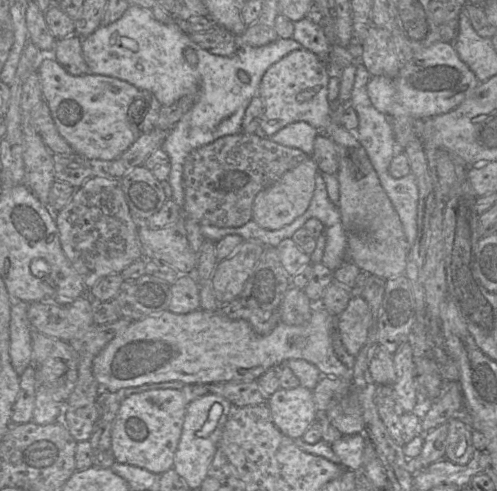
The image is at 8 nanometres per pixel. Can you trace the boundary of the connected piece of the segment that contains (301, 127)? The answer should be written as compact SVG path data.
M298 121L287 124L272 135L266 134L260 127L254 133L260 138L283 146L298 148L311 157L314 150L314 139L319 131L307 122Z

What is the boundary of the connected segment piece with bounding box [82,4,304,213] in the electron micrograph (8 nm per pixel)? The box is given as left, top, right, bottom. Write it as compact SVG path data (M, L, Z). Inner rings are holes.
M131 4L129 5L128 9L124 12L124 14L115 22L108 24L108 25L101 25L99 26L93 33L91 33L89 36L84 37L82 39L82 51L83 51L83 56L84 59L89 67L89 70L91 73L94 74L99 74L99 75L105 75L105 76L111 76L111 77L116 77L118 79L124 80L137 88L141 90L146 90L151 92L152 94L155 95L156 99L162 104L162 106L169 106L172 105L174 102L176 102L178 99L180 99L182 96L187 95L187 94L196 94L197 95L197 103L175 124L175 126L172 128L170 131L168 137L162 144L161 148L164 150L164 152L168 155L169 157L169 163L170 163L170 174L168 178L168 182L171 185L172 188L172 199L175 201L175 203L181 208L181 213L182 213L182 206L184 205L184 187L183 187L183 165L186 157L189 155L191 151L194 149L197 149L199 147L202 147L204 145L207 145L209 143L212 143L213 141L217 140L220 137L226 136L226 135L234 135L239 132L242 132L242 121L243 117L245 114L245 110L247 109L249 103L251 102L252 98L256 95L258 95L258 90L259 90L259 85L261 82L261 79L266 72L266 70L281 60L283 57L288 55L290 52L294 50L299 50L303 49L304 47L297 42L293 38L289 39L283 39L283 38L278 38L277 40L264 45L260 47L242 47L238 48L236 52L234 52L232 55L229 56L220 56L220 55L215 55L207 50L203 49L201 46L199 46L197 43L193 42L191 38L189 37L188 33L186 33L182 27L180 26L180 22L185 22L186 20L177 20L175 23L170 23L170 24L164 24L160 21L158 21L153 12L145 7ZM186 48L192 48L196 51L196 54L198 56L198 62L196 65L190 65L187 60L184 57L184 51ZM242 70L247 73L248 75L248 82L243 83L239 77L238 77L238 71Z

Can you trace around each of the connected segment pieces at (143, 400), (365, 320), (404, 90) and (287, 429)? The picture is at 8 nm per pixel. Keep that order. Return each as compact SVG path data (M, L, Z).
M152 389L123 399L111 431L112 451L116 461L159 475L172 469L187 406L181 389Z
M351 297L336 322L338 335L350 355L356 356L366 343L371 322L372 313L365 299Z
M438 41L430 47L414 53L414 57L401 67L396 77L372 76L367 83L367 94L372 105L389 118L406 115L414 119L424 119L454 109L479 83L480 81L475 74L460 59L454 45L449 42Z
M300 385L292 389L279 388L267 398L266 405L275 426L291 439L302 438L316 421L312 390Z

